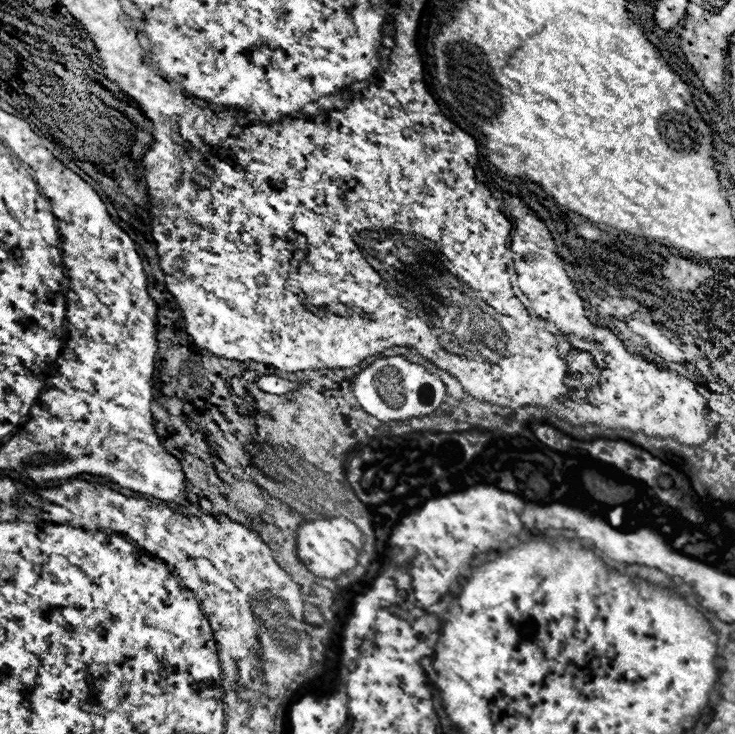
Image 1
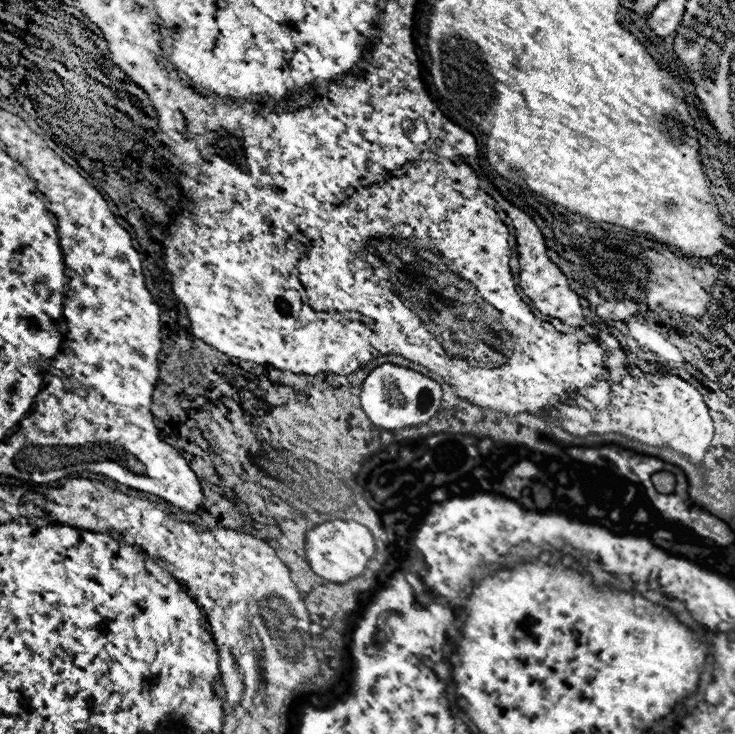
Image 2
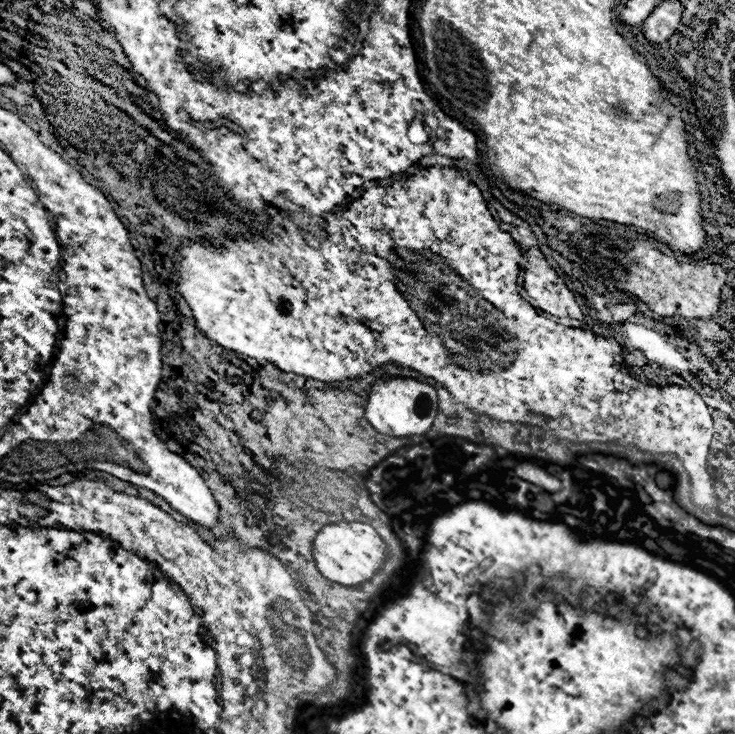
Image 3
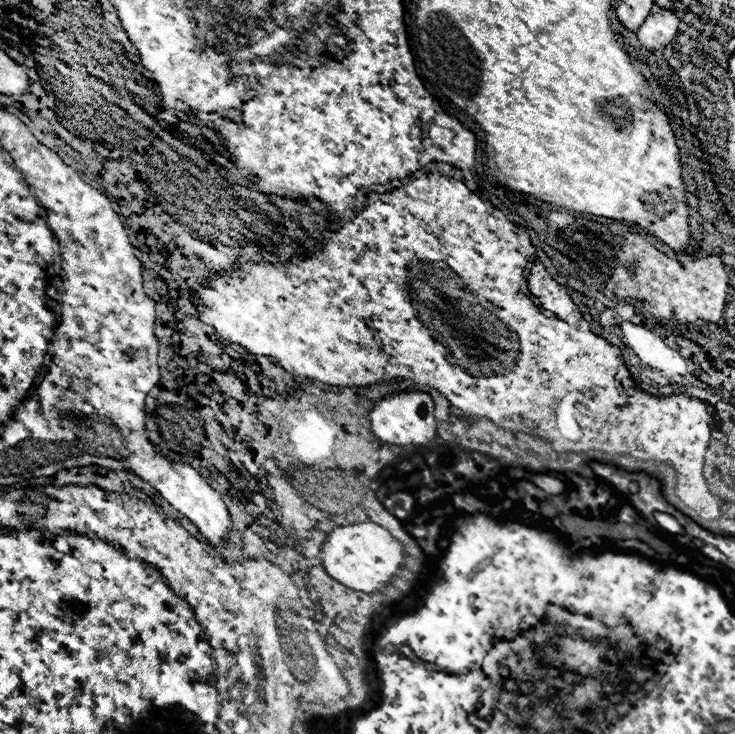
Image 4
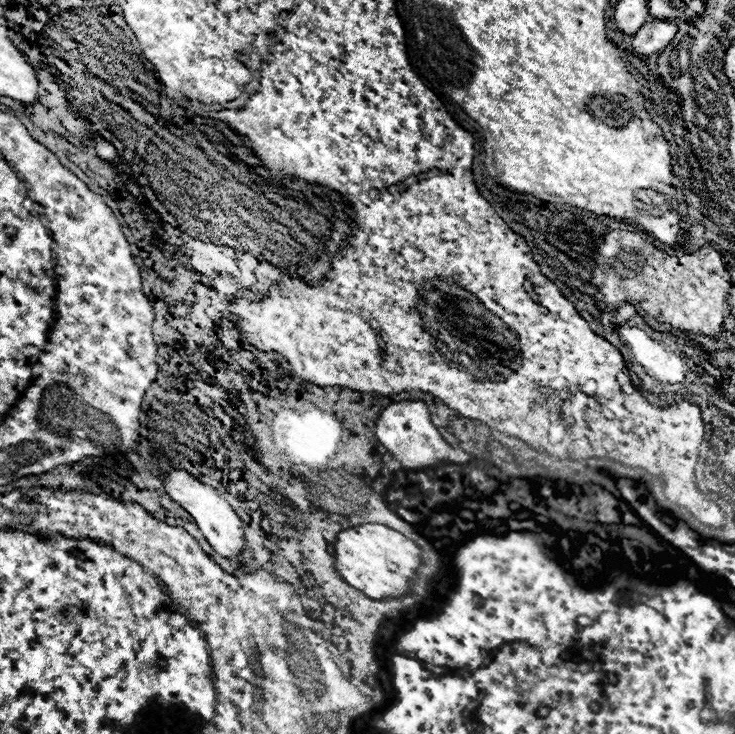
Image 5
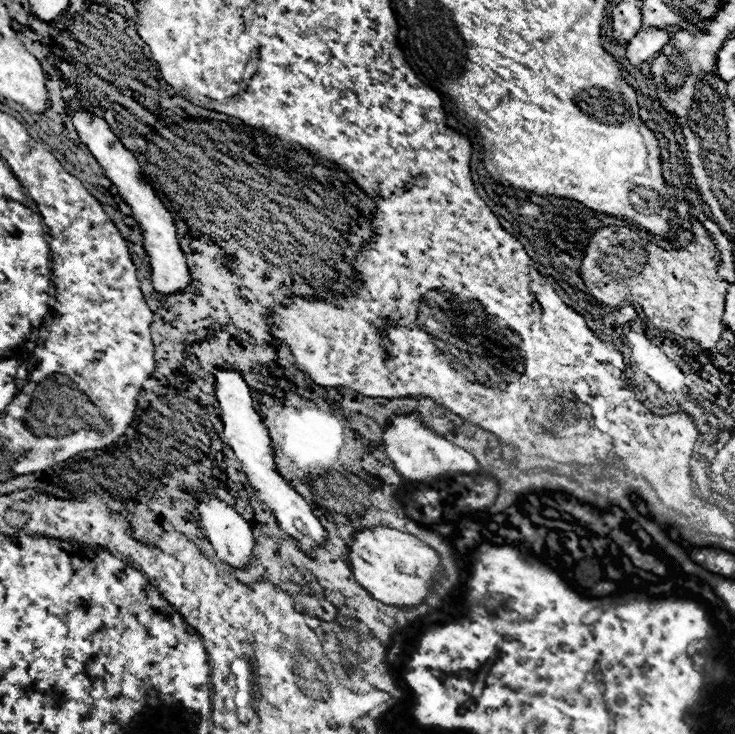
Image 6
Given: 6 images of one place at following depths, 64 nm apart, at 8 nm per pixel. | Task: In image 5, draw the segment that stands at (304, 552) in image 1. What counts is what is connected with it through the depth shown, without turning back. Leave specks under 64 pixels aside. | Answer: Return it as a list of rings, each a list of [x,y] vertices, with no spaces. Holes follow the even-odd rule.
[[[364,524],[354,526],[338,534],[336,542],[336,566],[344,580],[354,588],[362,590],[374,600],[402,598],[410,594],[410,580],[416,576],[422,564],[422,550],[416,542],[404,534],[382,526],[382,524]]]

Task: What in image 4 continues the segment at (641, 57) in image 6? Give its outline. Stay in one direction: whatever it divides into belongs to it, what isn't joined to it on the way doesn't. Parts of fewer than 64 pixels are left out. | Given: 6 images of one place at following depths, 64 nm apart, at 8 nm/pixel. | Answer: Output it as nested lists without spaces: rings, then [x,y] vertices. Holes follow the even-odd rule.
[[[670,10],[652,12],[636,34],[638,42],[646,50],[660,50],[674,40],[674,36],[678,32],[678,24],[680,24],[678,14],[674,14]]]

